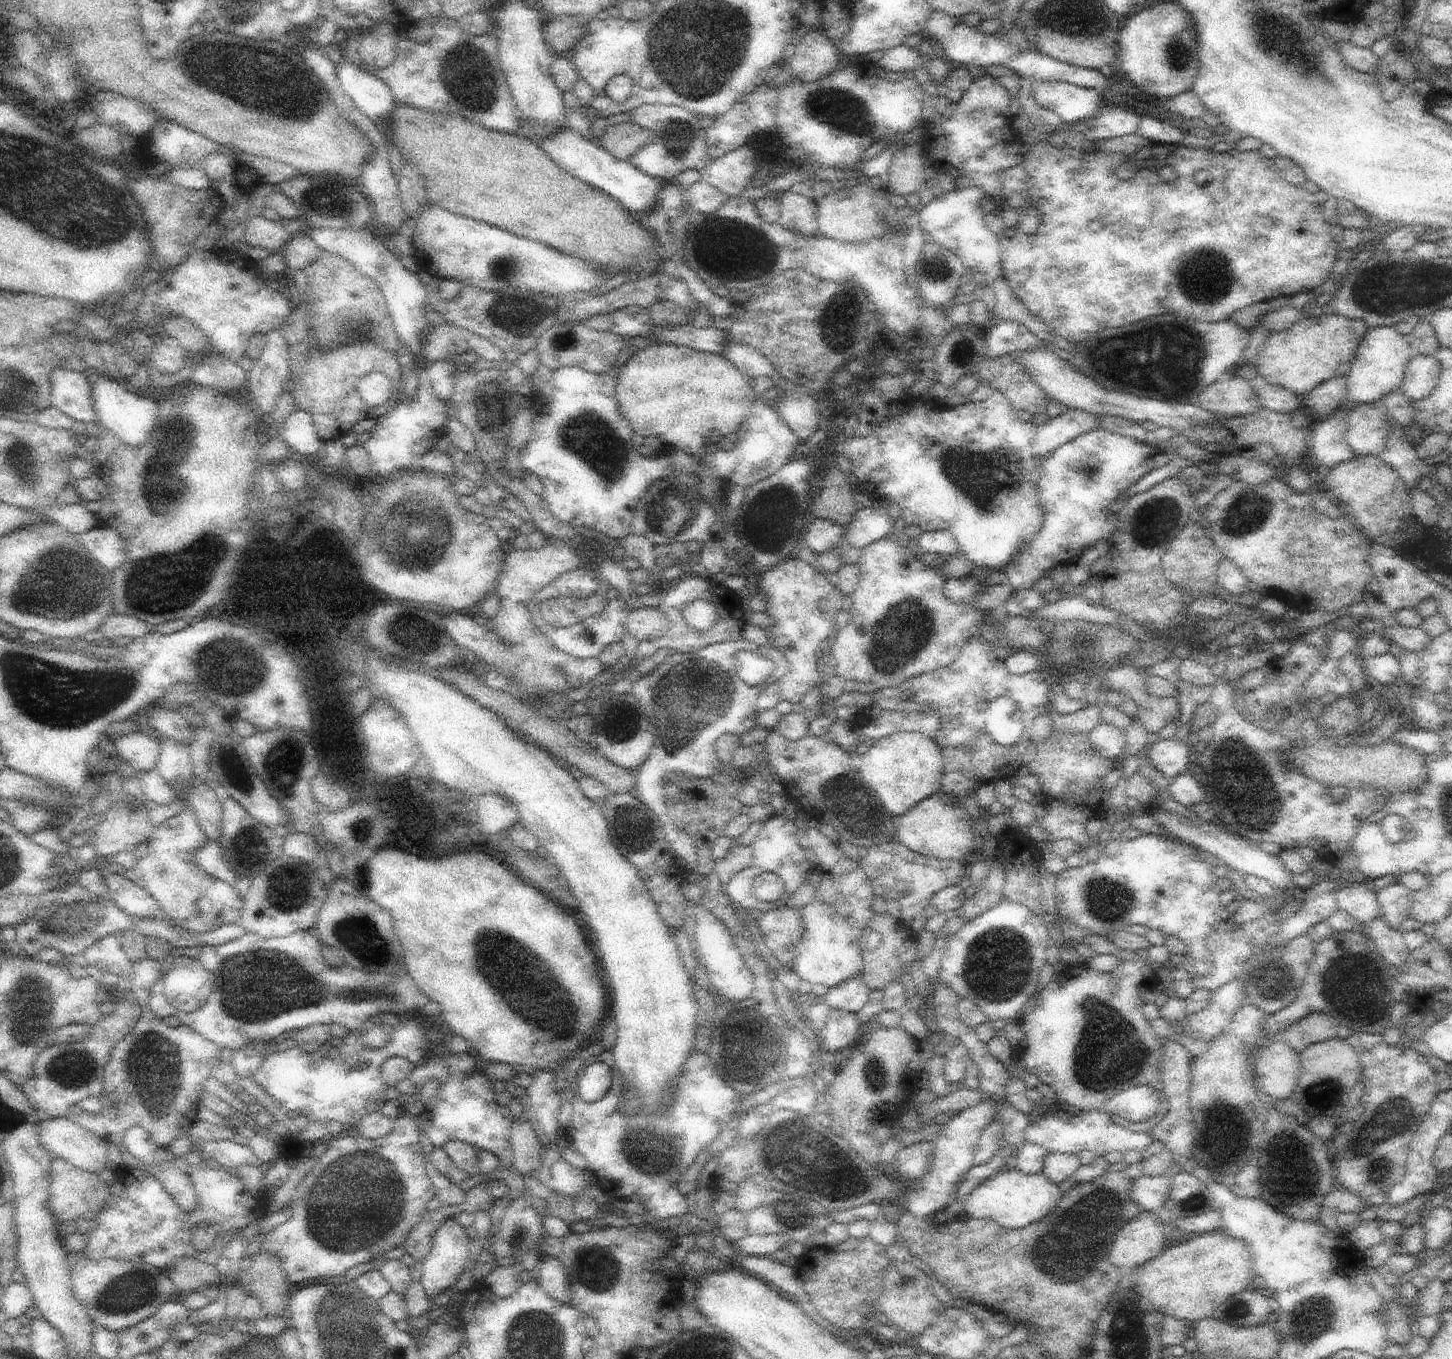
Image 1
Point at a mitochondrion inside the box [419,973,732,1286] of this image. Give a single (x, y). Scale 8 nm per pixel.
(650, 1151)

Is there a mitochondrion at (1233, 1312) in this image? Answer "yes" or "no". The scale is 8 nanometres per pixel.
no

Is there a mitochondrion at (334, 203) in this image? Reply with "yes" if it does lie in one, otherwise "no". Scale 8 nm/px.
yes

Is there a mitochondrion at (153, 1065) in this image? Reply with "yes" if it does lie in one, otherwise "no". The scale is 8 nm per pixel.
yes

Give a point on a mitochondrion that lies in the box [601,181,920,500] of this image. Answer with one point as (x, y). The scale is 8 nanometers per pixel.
(751, 248)

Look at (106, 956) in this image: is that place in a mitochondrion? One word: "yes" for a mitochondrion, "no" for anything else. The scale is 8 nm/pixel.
no

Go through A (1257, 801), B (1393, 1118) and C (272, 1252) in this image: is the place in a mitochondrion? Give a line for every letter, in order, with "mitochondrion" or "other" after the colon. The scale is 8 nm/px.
A: mitochondrion
B: mitochondrion
C: other

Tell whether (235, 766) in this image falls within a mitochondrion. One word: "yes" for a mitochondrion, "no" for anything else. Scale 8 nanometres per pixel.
yes

